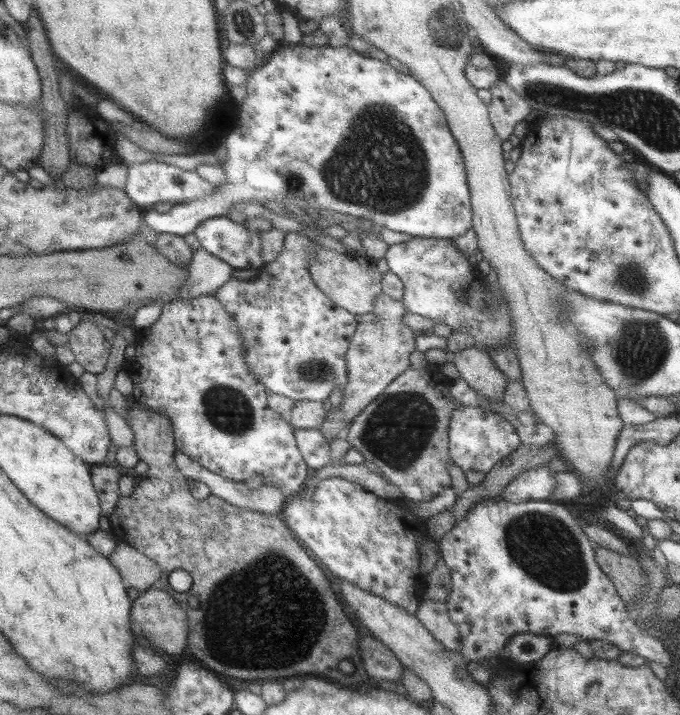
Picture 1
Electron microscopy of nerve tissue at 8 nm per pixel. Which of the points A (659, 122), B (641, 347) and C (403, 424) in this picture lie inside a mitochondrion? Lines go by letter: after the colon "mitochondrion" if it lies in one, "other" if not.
A: mitochondrion
B: mitochondrion
C: mitochondrion

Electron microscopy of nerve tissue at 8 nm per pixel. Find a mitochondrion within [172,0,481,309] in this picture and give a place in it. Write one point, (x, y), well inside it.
(379, 162)

